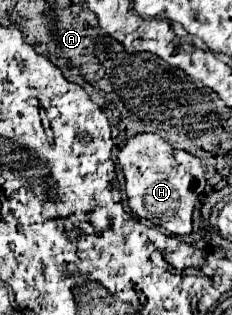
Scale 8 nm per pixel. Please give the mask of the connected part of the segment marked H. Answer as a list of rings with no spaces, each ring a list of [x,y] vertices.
[[[139,134],[127,140],[127,144],[121,148],[119,164],[125,172],[127,204],[133,214],[145,220],[161,220],[155,224],[163,224],[163,228],[171,234],[191,234],[193,208],[205,190],[203,166],[197,156],[171,148],[157,134]]]

